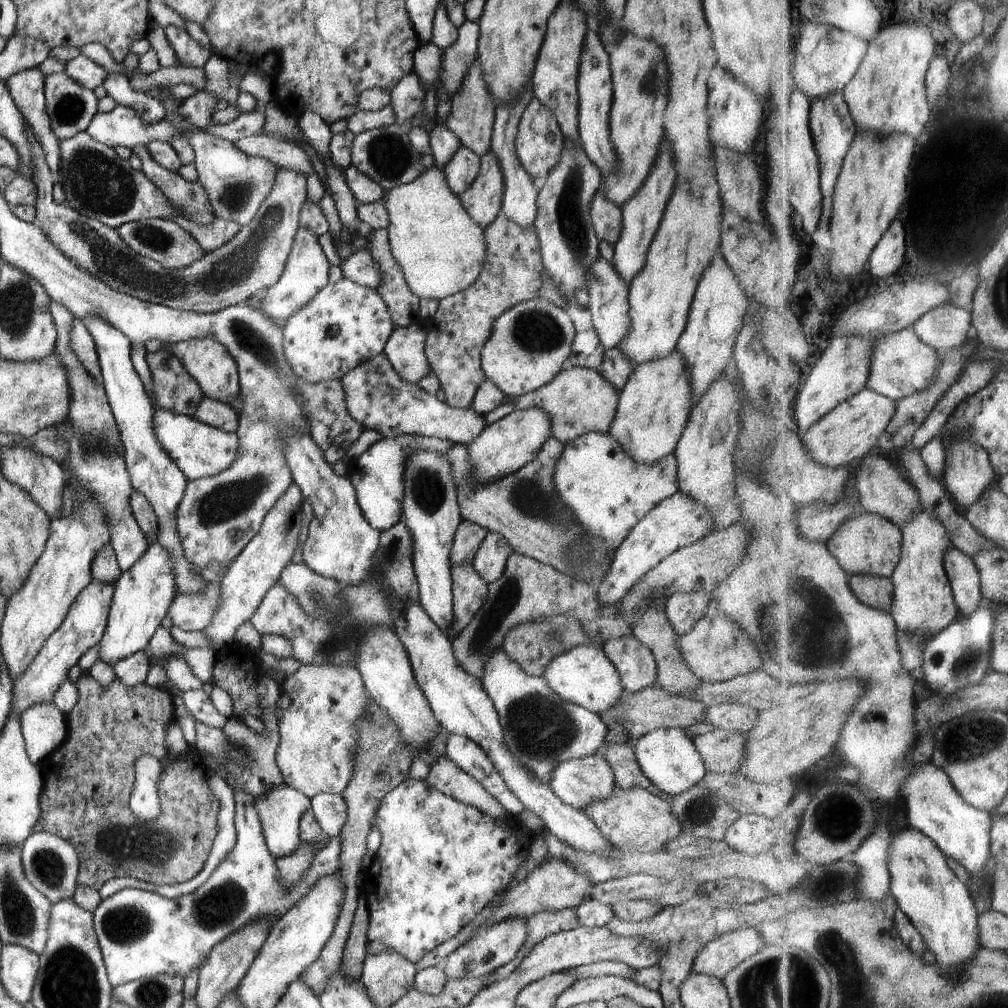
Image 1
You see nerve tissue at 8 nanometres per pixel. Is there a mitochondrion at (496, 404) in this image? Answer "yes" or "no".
no

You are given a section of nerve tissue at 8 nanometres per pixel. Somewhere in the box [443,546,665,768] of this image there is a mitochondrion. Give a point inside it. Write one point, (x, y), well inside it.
(541, 729)

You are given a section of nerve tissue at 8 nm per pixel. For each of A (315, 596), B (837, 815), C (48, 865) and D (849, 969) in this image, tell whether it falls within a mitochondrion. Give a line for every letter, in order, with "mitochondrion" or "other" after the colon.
A: mitochondrion
B: mitochondrion
C: mitochondrion
D: mitochondrion

